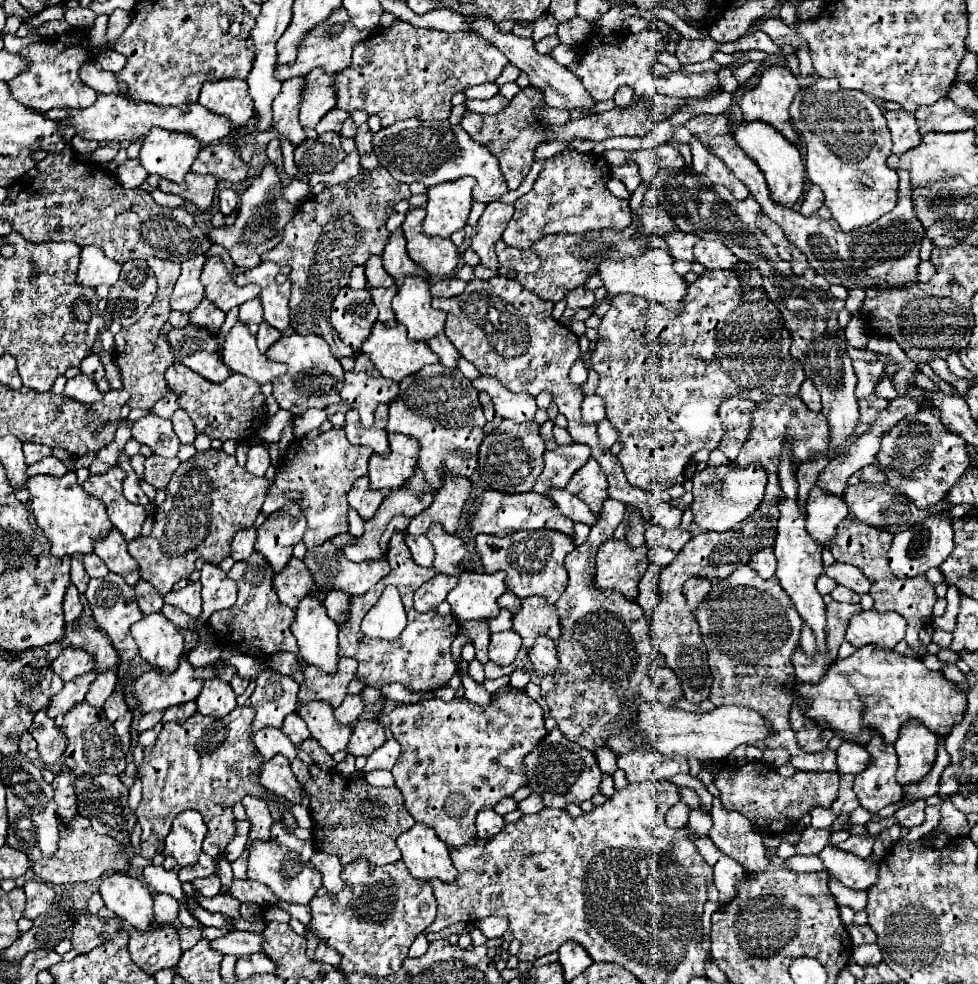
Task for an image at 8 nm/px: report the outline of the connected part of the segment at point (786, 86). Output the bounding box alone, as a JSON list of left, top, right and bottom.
[738,64,800,144]

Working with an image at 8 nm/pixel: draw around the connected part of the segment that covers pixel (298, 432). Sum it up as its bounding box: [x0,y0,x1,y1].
[294,408,326,438]

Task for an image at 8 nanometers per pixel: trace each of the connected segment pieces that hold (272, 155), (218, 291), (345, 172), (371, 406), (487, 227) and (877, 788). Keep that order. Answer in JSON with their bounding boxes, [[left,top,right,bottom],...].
[[266,138,282,166],[202,256,260,312],[308,152,362,188],[340,354,398,426],[472,202,514,270],[854,730,903,812]]

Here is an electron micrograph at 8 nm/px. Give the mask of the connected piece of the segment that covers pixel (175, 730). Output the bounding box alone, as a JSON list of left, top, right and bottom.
[136,706,266,858]

